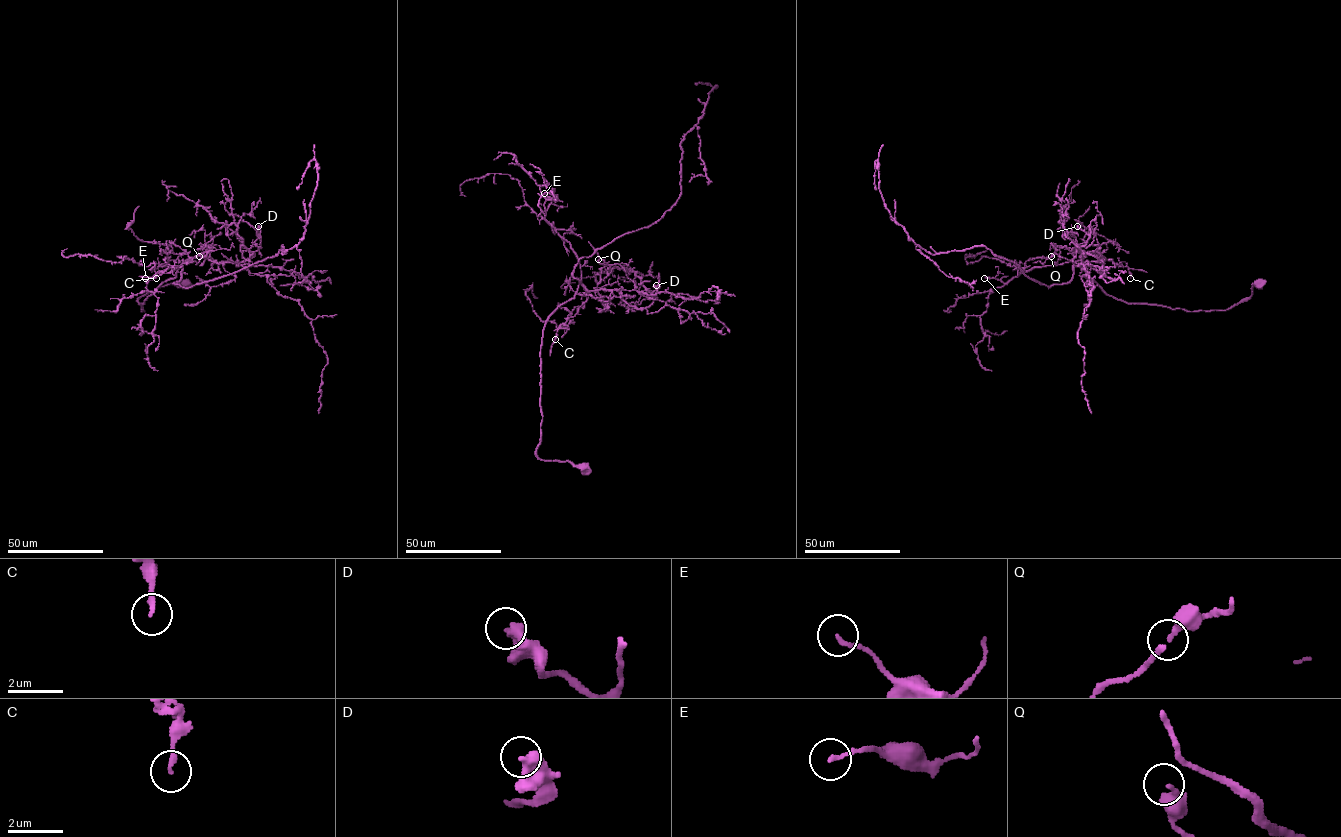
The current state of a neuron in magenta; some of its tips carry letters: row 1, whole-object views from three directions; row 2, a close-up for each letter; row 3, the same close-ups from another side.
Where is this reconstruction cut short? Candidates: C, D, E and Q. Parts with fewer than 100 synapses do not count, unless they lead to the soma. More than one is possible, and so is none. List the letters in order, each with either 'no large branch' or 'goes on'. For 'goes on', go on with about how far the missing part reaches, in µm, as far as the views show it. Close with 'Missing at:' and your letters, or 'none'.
C: no large branch
D: no large branch
E: no large branch
Q: no large branch
Missing at: none

